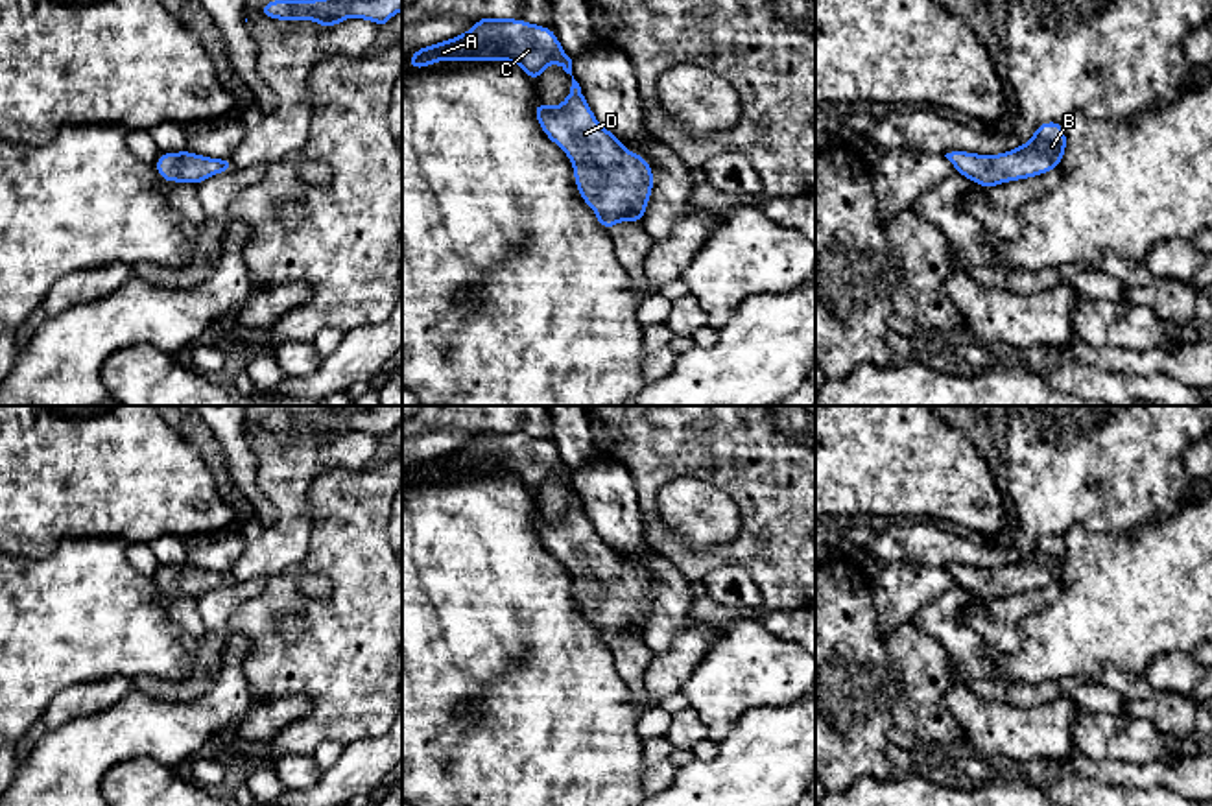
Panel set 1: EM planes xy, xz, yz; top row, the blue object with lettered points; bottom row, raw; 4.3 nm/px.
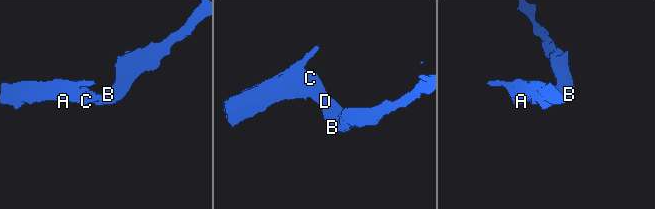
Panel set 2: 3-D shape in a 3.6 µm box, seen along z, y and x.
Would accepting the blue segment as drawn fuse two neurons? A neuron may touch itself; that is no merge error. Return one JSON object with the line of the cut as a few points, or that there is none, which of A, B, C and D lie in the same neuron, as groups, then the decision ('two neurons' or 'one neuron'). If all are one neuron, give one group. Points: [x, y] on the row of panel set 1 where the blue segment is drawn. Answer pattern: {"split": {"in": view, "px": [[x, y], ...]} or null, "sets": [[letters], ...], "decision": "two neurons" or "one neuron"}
{"split": null, "sets": [["A", "B", "C", "D"]], "decision": "one neuron"}

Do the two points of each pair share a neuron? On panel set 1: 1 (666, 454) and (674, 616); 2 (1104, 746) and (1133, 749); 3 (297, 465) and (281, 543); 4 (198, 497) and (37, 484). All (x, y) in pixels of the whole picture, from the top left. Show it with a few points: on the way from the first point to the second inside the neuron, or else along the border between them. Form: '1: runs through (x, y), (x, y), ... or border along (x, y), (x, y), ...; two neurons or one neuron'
1: border along (652, 550), (690, 585), (692, 604); two neurons
2: runs through (1111, 746), (1126, 746); one neuron
3: runs through (292, 484), (292, 524); one neuron
4: runs through (157, 484), (78, 484); one neuron

